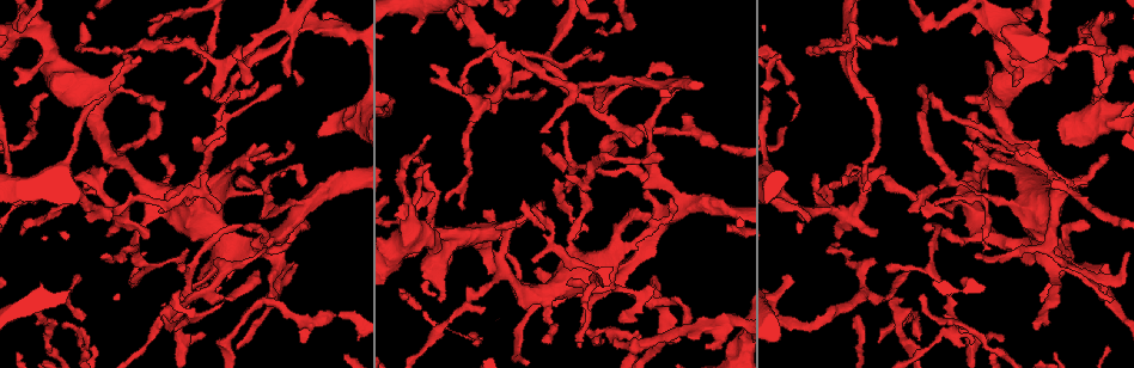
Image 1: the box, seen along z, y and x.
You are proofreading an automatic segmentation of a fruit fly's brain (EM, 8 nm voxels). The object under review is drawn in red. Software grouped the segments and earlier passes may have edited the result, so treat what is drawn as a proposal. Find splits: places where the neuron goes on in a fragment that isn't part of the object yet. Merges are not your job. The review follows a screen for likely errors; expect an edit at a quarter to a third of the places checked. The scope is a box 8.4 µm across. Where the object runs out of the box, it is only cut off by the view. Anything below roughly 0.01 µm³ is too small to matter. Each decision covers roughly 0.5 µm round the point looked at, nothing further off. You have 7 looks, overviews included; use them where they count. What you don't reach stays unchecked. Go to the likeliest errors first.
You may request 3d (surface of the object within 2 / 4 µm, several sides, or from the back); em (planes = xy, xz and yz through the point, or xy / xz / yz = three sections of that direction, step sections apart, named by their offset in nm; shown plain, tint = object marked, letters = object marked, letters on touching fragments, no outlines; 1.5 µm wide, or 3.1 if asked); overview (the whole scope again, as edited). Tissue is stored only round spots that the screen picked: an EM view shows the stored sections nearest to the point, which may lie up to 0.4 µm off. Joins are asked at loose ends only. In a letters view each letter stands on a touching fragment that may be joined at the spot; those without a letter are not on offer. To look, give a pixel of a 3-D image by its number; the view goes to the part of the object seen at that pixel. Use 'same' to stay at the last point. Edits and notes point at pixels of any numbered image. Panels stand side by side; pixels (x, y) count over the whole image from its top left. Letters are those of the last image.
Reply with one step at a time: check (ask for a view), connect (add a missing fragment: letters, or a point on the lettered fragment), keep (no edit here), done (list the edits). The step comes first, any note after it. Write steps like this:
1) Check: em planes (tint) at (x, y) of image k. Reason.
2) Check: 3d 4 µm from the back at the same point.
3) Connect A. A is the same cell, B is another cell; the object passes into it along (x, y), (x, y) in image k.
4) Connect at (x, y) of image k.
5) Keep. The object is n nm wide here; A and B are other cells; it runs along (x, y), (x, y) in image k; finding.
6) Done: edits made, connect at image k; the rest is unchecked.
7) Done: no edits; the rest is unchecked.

Check: 3d 2 µm at (437, 298) of image 1. Thick end.

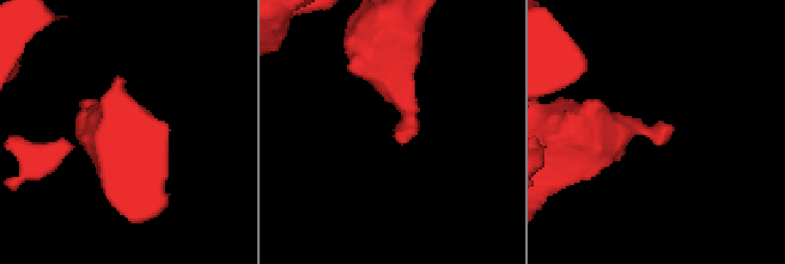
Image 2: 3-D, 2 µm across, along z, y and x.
Check: em planes (tint) at (658, 144) of image 2. Need the tissue.

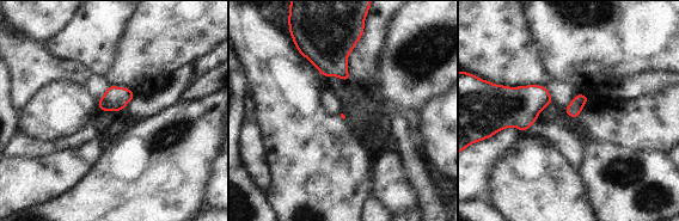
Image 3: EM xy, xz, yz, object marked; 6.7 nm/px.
Check: em planes (letters) at the same point. What lies round it.

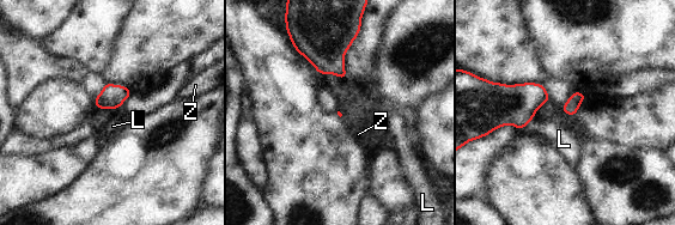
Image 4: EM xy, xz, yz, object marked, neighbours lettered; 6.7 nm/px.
Connect L. L is the same cell, Z is another cell; the object passes into it along (496, 104), (528, 122), (561, 137) in image 4; the neuron continues.

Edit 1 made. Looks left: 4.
Check: overview. See it whole again.

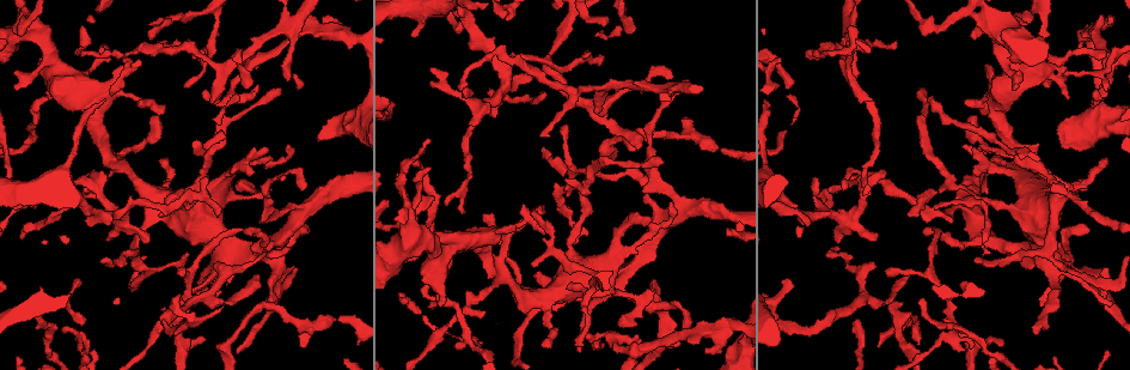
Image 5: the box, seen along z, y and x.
Check: 3d 2 µm at (1026, 22) of image 5. Tapers out.

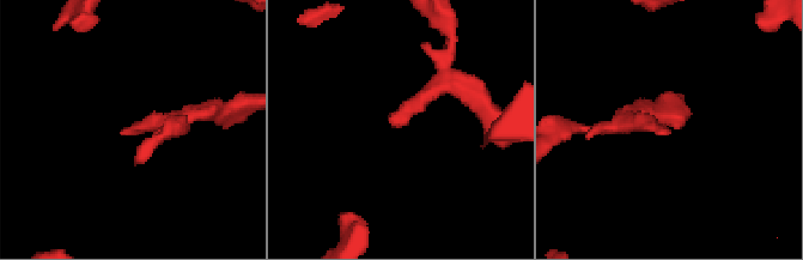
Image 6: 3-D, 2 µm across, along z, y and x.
Check: em planes (letters) at (125, 129) of image 6. Now the EM.

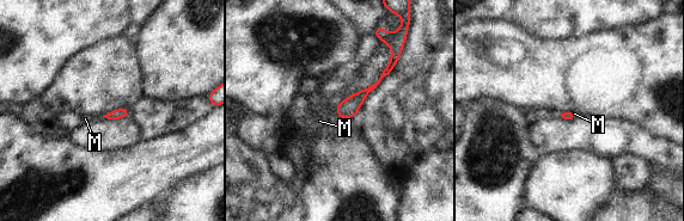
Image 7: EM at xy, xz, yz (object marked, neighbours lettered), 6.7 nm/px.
Keep. M is another cell; a border runs along (335, 114), (340, 118) in image 7; no lettered fragment goes on from it.

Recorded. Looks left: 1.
Check: em planes (letters) at (671, 78) of image 5. Thin end.

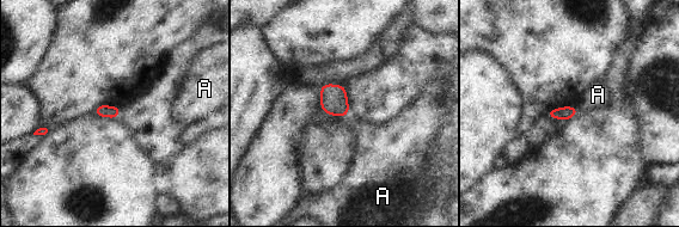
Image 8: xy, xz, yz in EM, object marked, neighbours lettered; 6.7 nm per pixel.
Keep. A is another cell; a border runs along (575, 108), (577, 112) in image 8; none of them fits.

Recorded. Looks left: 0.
Done: edits made, connect at image 4; the rest is unchecked.

